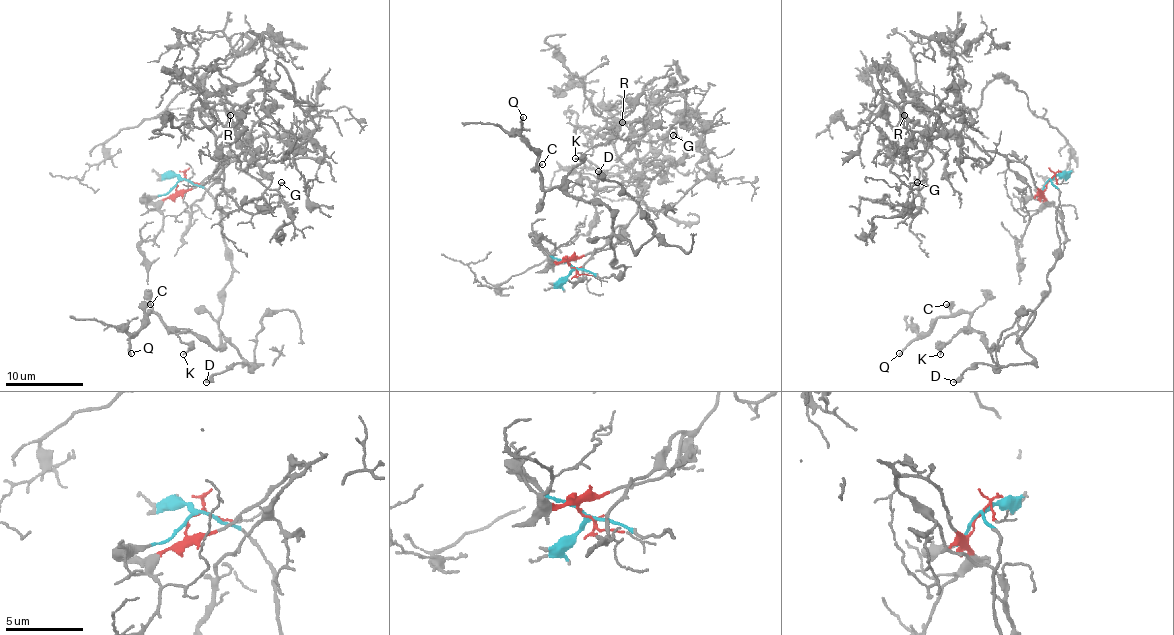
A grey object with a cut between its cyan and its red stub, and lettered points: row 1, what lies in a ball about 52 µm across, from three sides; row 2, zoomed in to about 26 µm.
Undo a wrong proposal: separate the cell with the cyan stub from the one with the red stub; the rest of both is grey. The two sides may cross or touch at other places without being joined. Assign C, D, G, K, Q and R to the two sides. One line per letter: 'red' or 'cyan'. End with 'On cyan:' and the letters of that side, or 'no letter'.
C: cyan
D: cyan
G: red
K: cyan
Q: cyan
R: red
On cyan: C, D, K, Q

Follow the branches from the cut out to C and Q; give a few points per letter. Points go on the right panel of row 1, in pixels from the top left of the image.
C: (1048, 180), (1059, 191), (1059, 257), (1028, 321), (990, 348), (970, 327), (972, 313), (945, 304)
Q: (1048, 180), (1059, 197), (1059, 257), (1028, 321), (988, 346), (970, 327), (972, 313), (939, 317), (899, 354)

